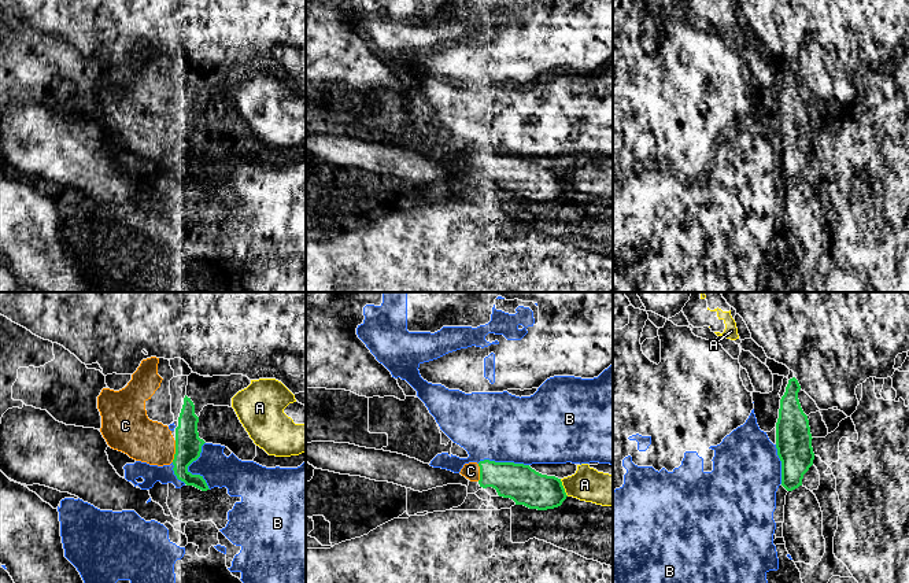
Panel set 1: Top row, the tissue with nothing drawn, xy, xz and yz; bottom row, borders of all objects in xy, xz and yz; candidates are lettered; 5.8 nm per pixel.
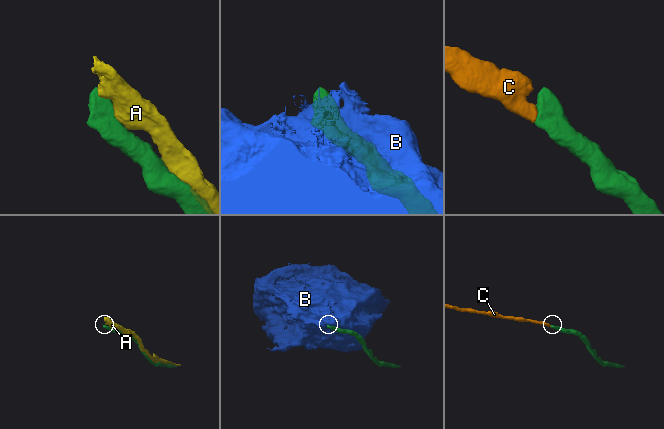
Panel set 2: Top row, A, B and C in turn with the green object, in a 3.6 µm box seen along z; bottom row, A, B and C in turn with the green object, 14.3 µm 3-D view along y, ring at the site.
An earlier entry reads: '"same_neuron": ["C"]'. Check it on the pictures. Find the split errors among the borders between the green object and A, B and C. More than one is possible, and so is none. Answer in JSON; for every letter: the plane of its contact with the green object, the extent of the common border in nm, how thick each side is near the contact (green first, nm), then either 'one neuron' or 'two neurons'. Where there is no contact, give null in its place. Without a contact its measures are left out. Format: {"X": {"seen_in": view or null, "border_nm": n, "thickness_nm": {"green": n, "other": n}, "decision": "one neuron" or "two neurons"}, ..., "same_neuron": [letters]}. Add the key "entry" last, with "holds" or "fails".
{"A": {"seen_in": "xz", "border_nm": 120, "thickness_nm": {"green": 220, "other": 200}, "decision": "two neurons"}, "B": {"seen_in": "xy", "border_nm": 280, "thickness_nm": {"green": 160, "other": 190}, "decision": "two neurons"}, "C": {"seen_in": "xy", "border_nm": 130, "thickness_nm": {"green": 160, "other": 260}, "decision": "one neuron"}, "same_neuron": ["C"], "entry": "holds"}

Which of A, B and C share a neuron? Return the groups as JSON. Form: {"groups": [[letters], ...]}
{"groups": [["A"], ["B"], ["C"]]}

